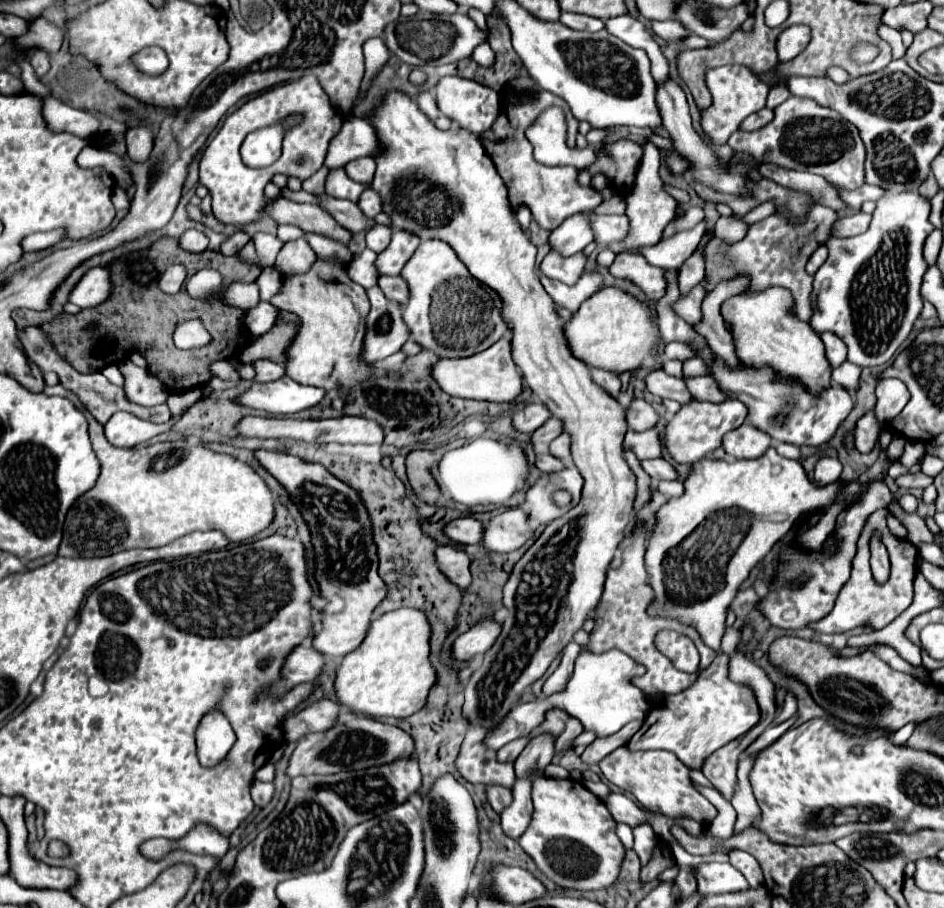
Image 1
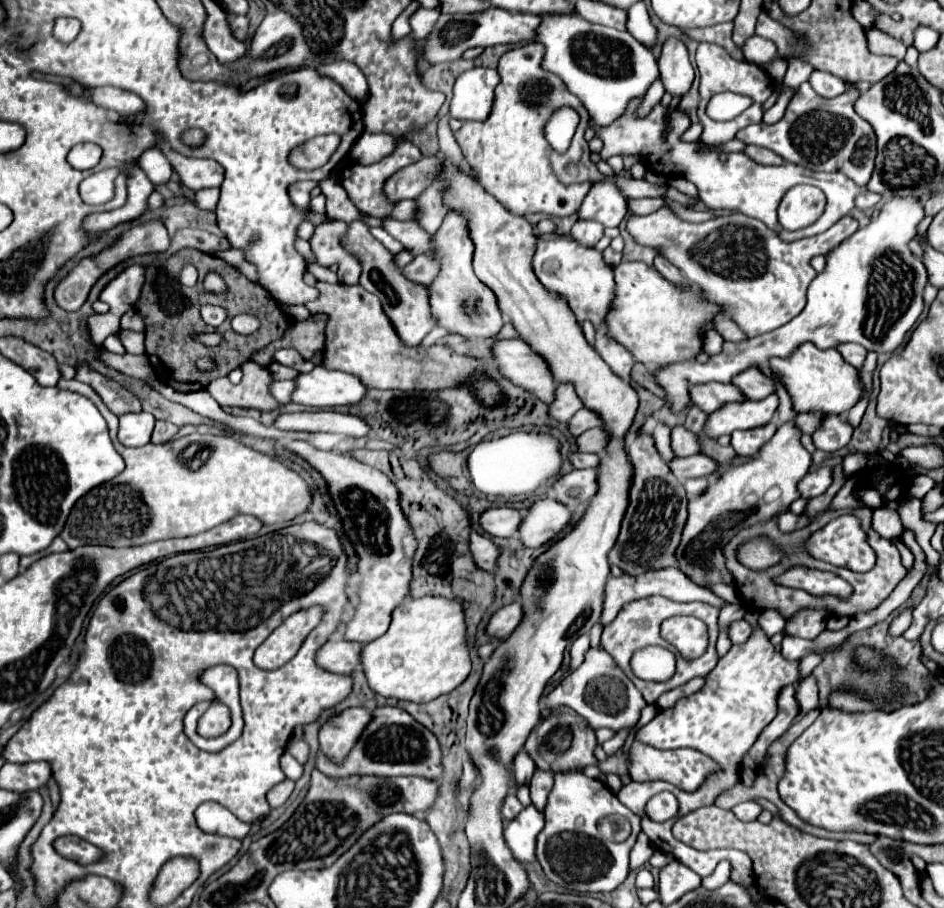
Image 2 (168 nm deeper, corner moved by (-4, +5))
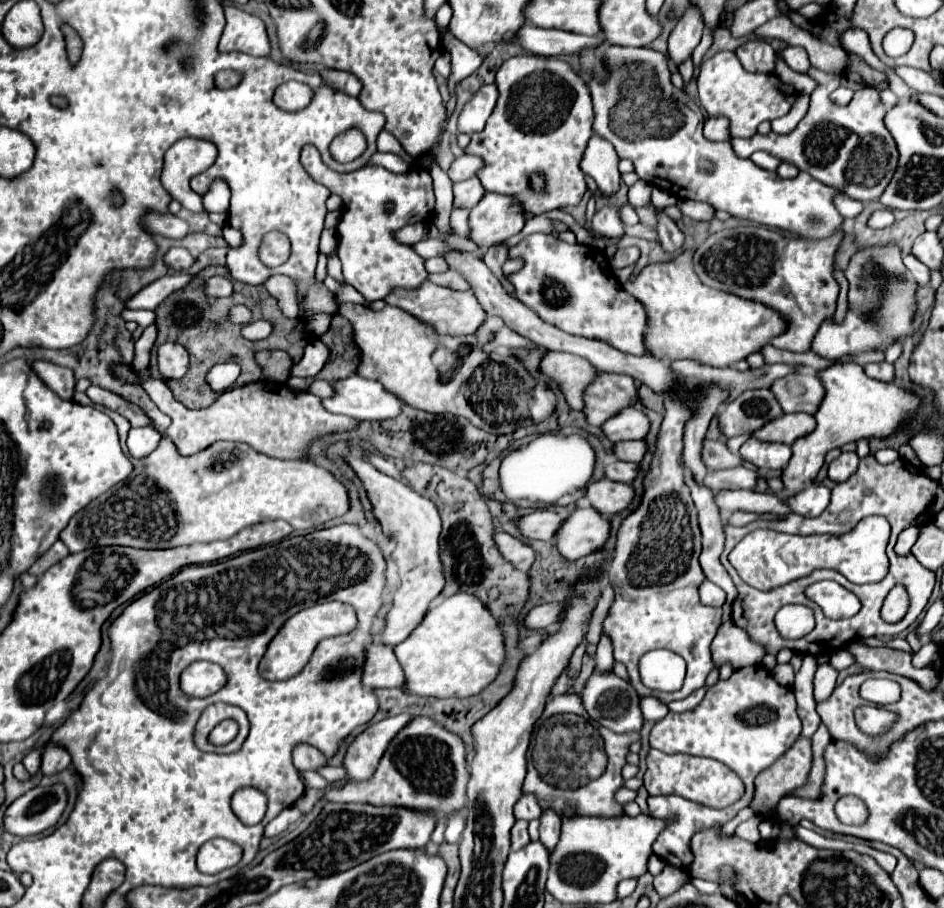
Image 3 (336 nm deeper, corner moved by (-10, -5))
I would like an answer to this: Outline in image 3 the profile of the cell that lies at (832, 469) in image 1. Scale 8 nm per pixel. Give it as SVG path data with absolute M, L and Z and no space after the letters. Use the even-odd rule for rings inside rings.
M813 483L807 489L803 489L801 493L787 499L787 505L793 509L793 513L799 513L803 517L817 517L827 509L829 495L831 491L825 485Z

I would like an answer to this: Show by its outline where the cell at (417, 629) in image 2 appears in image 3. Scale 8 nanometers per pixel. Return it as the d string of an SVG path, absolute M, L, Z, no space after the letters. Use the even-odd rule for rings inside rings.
M453 595L447 597L437 607L429 609L419 627L411 631L411 635L393 647L403 673L405 673L405 685L403 691L407 695L419 695L419 697L437 697L437 699L449 699L449 697L471 697L477 695L481 689L485 689L499 673L499 667L503 663L505 651L503 651L503 637L501 629L497 627L495 619L487 611L487 607L475 599L473 595Z

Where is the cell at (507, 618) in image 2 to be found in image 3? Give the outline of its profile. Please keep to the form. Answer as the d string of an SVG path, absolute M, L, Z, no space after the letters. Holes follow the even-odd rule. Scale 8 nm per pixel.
M547 603L547 605L537 605L533 607L525 619L523 619L523 625L531 631L543 631L551 625L557 623L559 615L561 615L561 609L563 605L557 605L557 603Z

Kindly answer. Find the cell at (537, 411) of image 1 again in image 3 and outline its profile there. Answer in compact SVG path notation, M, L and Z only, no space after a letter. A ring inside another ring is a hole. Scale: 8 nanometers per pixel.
M599 371L599 375L595 375L595 383L591 383L583 395L585 419L589 425L599 427L605 419L627 407L635 397L637 391L629 375Z

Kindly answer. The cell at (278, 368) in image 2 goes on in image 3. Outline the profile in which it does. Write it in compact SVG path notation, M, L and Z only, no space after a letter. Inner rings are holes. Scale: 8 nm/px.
M313 381L309 387L309 393L317 395L317 397L331 397L333 395L333 387L329 381Z

